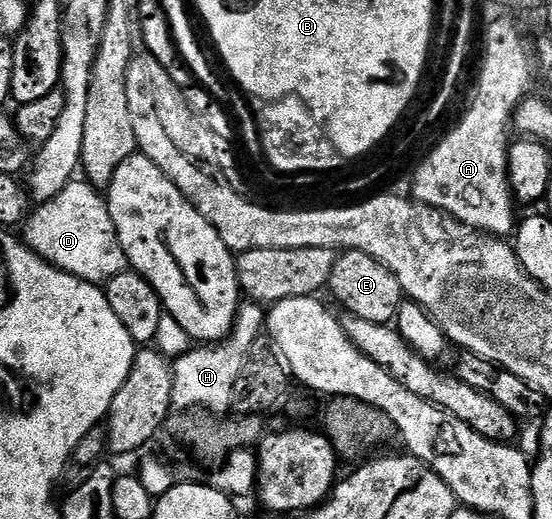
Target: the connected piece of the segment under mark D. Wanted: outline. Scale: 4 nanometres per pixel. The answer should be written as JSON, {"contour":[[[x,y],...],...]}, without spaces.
{"contour":[[[86,179],[69,181],[60,195],[41,202],[21,226],[20,237],[50,265],[96,286],[111,281],[128,265],[110,218],[107,198]]]}

